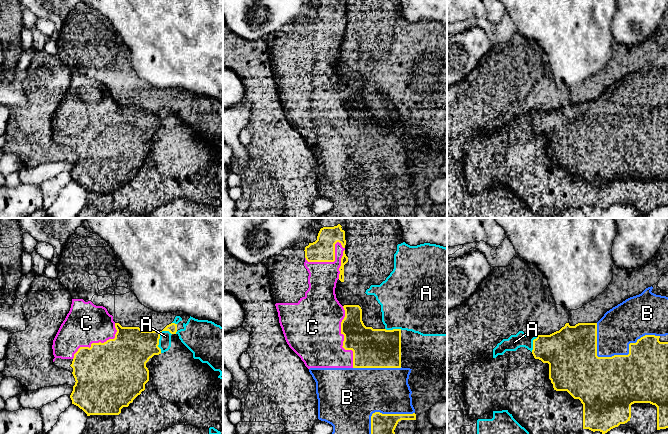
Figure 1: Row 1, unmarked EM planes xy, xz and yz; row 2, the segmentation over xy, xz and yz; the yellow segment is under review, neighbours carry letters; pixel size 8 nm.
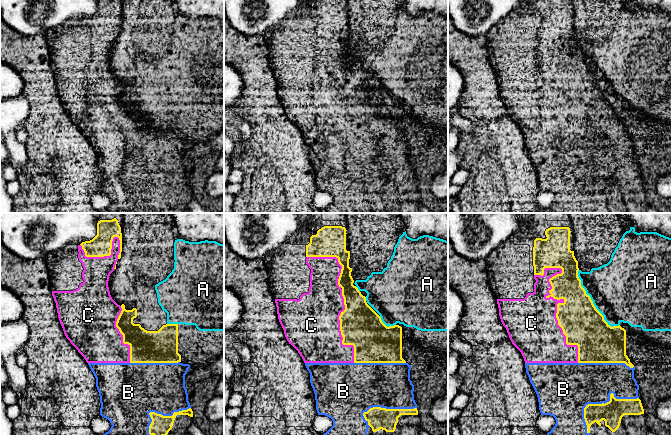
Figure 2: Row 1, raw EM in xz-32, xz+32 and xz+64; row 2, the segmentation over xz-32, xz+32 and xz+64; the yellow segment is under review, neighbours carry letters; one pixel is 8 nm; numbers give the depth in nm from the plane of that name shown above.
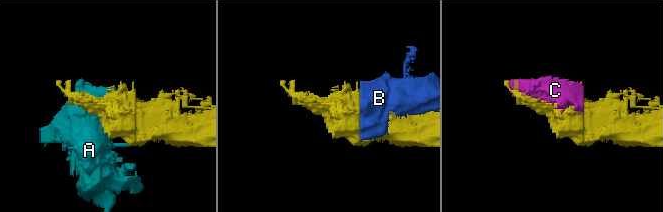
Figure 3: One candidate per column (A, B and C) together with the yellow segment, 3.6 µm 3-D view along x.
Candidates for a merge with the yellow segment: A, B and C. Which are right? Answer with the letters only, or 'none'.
B, C

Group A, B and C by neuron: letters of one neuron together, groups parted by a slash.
A / B C

